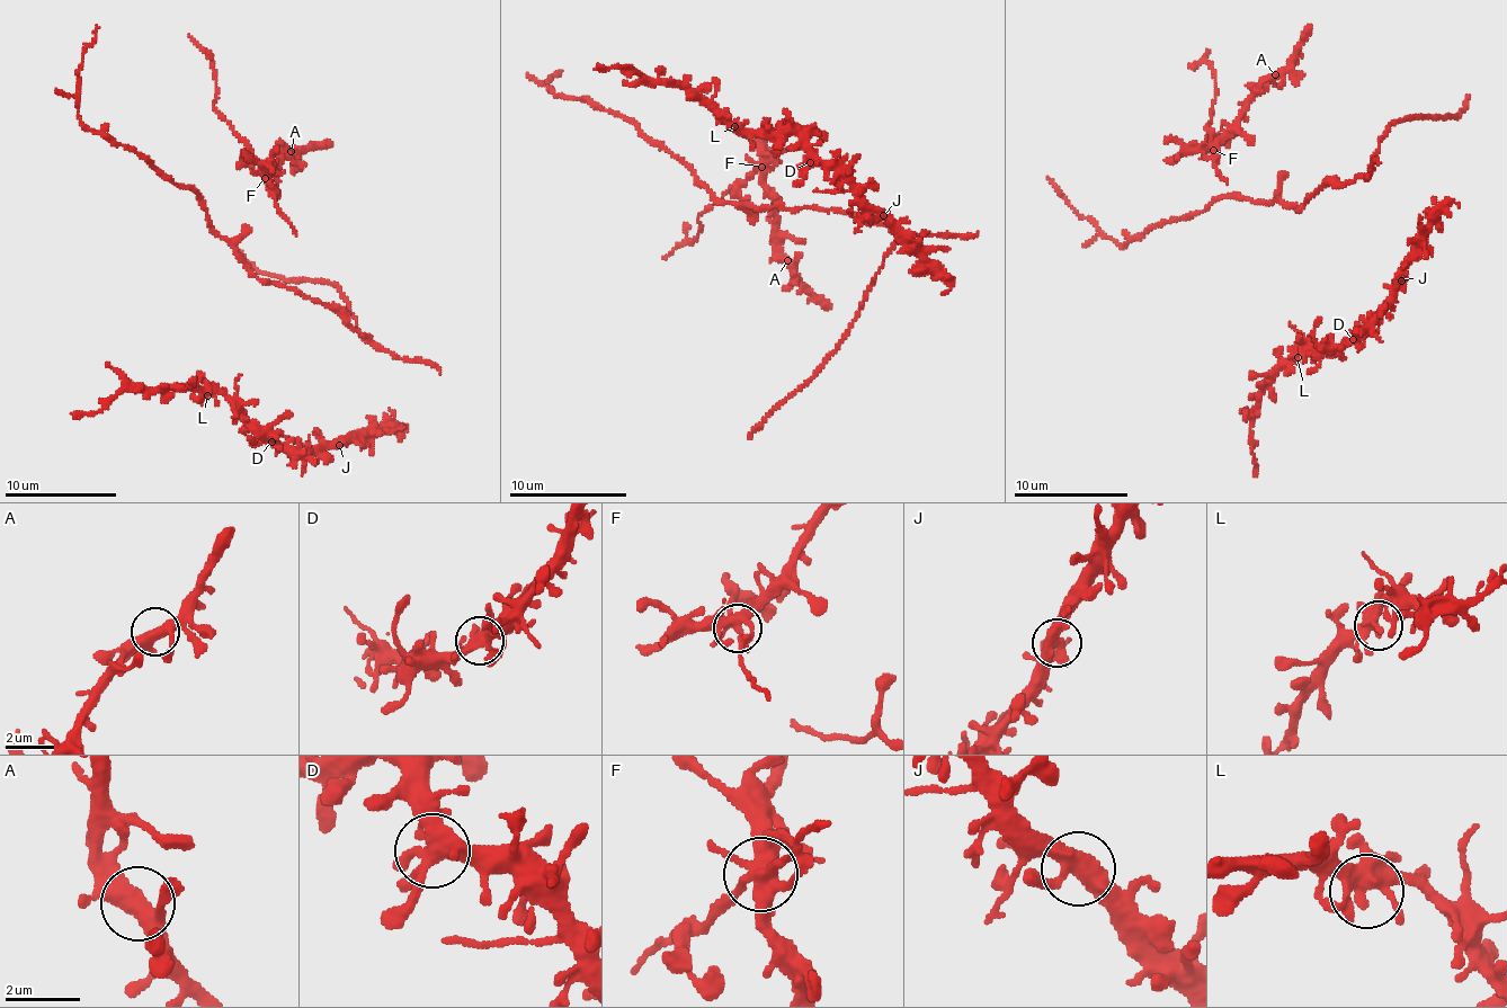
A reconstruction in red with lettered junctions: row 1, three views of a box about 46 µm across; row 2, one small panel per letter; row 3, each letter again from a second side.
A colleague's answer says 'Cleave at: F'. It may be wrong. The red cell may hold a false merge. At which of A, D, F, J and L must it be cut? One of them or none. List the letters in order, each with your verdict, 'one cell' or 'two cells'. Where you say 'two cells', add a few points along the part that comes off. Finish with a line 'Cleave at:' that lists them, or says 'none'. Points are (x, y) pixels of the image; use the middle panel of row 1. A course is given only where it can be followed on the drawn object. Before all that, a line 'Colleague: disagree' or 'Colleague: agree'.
Colleague: agree
A: one cell
D: one cell
F: two cells | (761, 166), (746, 184), (732, 187), (698, 216), (693, 244), (686, 242), (662, 258)
J: one cell
L: one cell
Cleave at: F

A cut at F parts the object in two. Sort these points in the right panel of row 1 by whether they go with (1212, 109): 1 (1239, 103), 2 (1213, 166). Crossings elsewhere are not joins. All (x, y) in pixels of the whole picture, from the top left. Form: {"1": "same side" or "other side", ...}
{"1": "other side", "2": "same side"}

